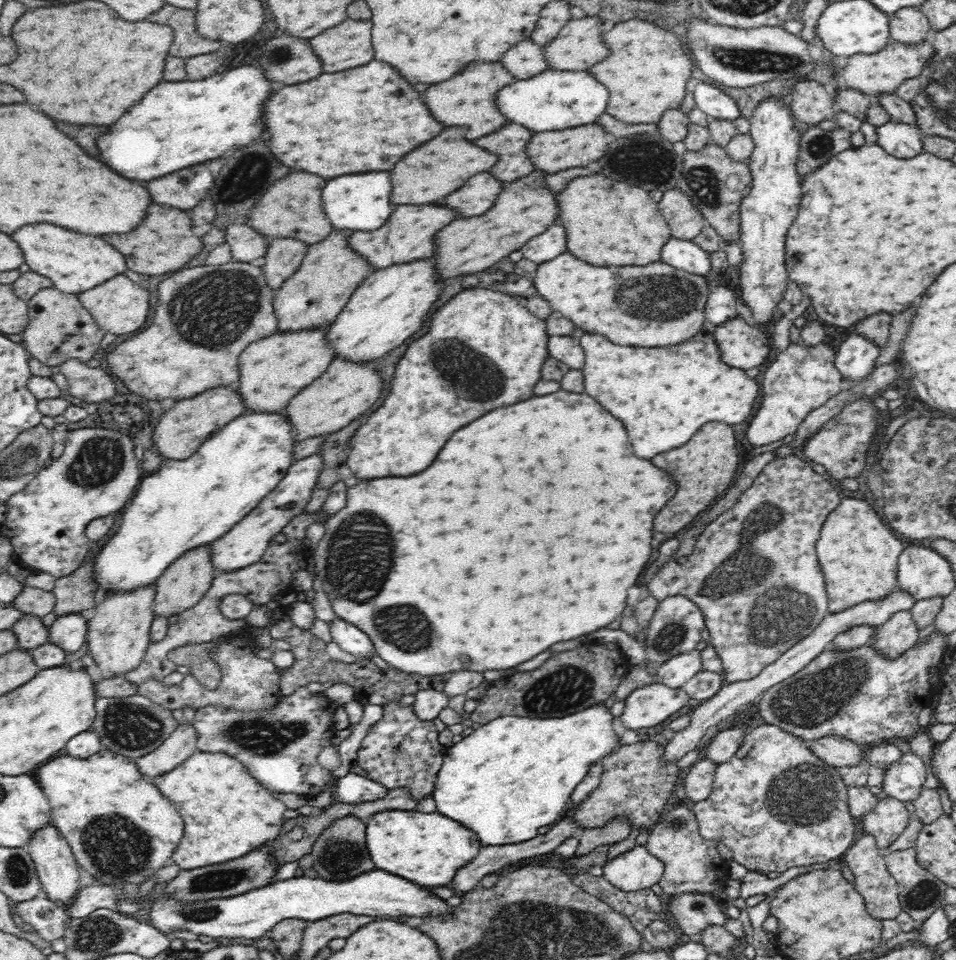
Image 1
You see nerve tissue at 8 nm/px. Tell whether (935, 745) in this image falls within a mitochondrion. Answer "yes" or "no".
no

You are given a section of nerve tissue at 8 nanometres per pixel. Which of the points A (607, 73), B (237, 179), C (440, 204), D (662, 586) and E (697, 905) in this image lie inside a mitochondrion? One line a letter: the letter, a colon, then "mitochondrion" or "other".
A: other
B: mitochondrion
C: other
D: other
E: mitochondrion

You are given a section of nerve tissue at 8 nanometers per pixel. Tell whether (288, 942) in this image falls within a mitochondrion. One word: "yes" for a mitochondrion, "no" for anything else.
no

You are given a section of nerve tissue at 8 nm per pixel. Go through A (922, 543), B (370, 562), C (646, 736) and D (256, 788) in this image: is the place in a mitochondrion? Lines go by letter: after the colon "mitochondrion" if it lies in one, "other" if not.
A: other
B: mitochondrion
C: other
D: other

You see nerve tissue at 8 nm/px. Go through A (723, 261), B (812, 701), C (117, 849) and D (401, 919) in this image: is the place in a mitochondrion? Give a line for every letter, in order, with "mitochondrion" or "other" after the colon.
A: other
B: mitochondrion
C: mitochondrion
D: other

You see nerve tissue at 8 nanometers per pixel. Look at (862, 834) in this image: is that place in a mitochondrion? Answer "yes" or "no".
no

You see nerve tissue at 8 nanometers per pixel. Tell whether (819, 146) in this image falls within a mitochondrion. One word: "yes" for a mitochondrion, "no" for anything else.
yes

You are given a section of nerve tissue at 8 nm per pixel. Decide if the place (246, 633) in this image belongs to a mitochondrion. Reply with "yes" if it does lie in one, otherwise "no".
no

